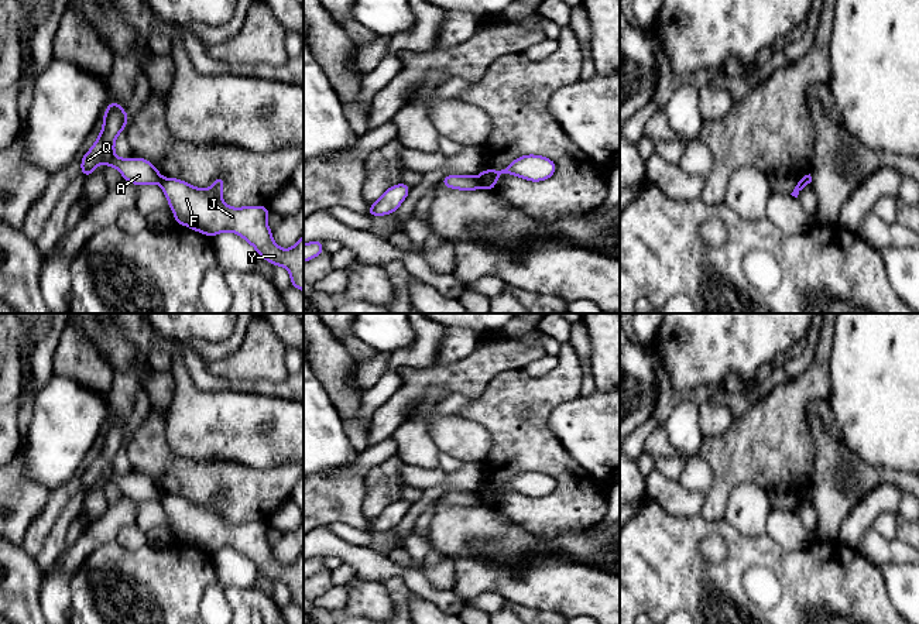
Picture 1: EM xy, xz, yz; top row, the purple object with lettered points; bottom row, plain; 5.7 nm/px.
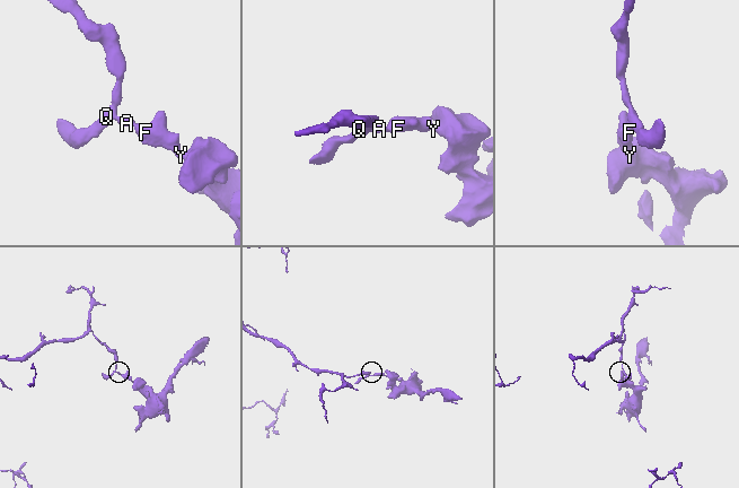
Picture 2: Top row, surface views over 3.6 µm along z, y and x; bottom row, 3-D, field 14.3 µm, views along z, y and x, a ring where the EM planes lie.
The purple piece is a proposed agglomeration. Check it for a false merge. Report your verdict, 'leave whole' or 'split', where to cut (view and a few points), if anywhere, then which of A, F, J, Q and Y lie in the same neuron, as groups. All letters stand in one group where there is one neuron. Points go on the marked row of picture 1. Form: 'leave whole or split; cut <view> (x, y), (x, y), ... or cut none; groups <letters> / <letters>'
split; cut xz (476, 177), (480, 187); groups A Q / F J Y

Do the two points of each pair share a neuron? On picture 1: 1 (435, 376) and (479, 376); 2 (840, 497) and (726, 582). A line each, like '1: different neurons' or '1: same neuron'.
1: same neuron
2: different neurons

